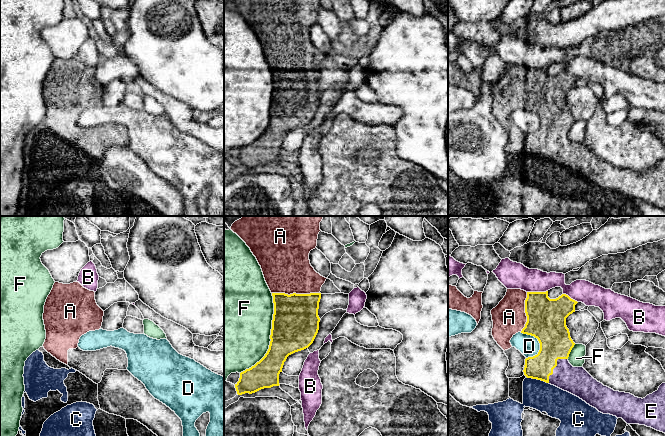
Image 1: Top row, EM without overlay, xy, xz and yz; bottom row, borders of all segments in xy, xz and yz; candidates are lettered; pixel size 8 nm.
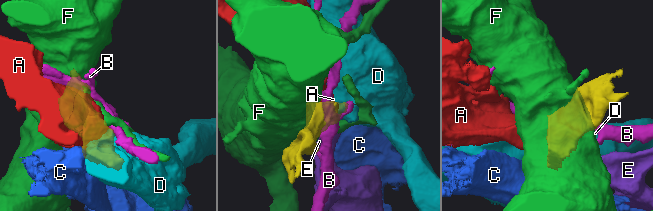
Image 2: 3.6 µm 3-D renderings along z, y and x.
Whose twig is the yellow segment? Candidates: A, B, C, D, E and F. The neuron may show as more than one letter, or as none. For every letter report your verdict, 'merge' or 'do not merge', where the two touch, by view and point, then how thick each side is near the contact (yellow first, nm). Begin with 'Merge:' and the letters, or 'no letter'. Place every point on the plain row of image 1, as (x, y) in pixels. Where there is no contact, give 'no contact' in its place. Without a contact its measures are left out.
Merge: A, E
A: merge | xz (295, 69) | 380/380 nm
B: do not merge | yz (537, 68) | 320/220 nm
C: do not merge | yz (538, 155) | 200/240 nm
D: do not merge | yz (537, 114) | 320/170 nm
E: merge | yz (556, 141) | 260/220 nm
F: do not merge | xz (270, 112) | 380/500 nm

